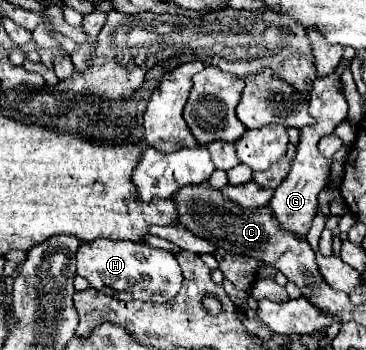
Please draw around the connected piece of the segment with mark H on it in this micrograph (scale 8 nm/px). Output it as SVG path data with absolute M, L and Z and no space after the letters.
M93 240L81 242L77 250L77 274L93 288L109 294L125 294L125 300L143 300L163 304L179 294L183 276L175 256L161 248L151 248L143 242L123 240Z

